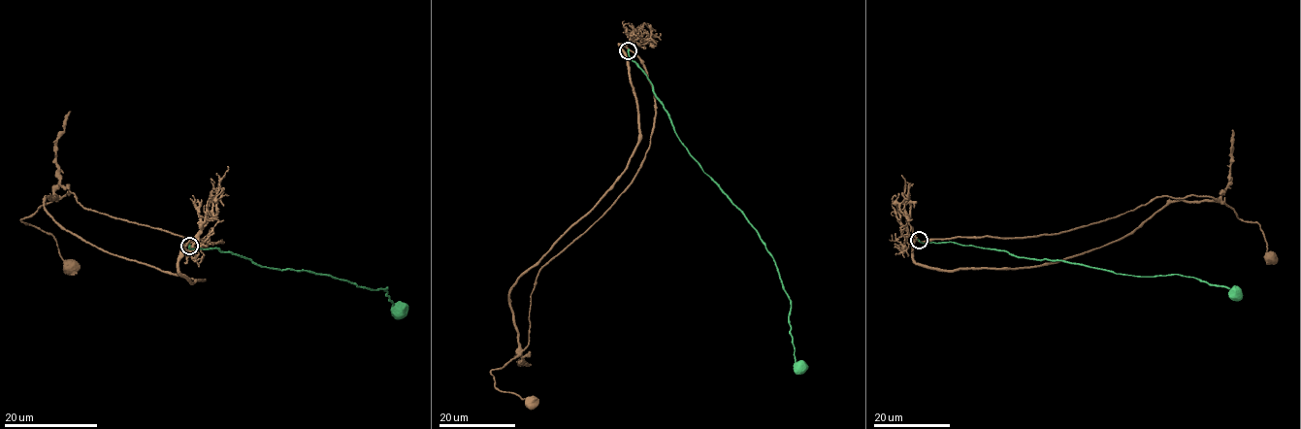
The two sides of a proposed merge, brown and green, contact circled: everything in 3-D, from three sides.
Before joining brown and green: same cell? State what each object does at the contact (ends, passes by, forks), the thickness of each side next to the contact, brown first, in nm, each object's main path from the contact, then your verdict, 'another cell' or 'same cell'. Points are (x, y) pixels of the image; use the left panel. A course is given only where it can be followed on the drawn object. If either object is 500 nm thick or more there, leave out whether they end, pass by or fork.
brown passes by; green ends there; 240 nm thick on the brown side, 200 nm on the other; brown runs (189, 246), (222, 241), (173, 234), (86, 210), (69, 191), (21, 220), (49, 233), (60, 256), (70, 264); green runs (189, 246), (190, 249), (217, 247), (261, 267), (329, 275), (371, 290), (387, 287), (398, 311); another cell

